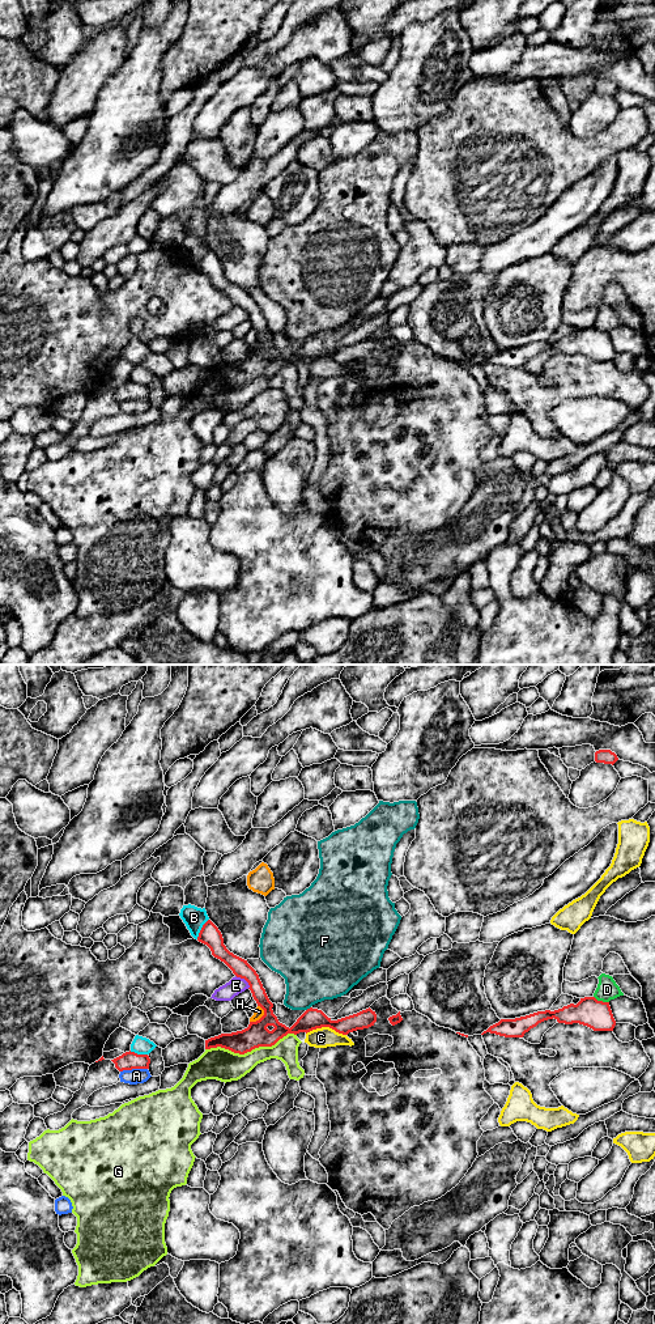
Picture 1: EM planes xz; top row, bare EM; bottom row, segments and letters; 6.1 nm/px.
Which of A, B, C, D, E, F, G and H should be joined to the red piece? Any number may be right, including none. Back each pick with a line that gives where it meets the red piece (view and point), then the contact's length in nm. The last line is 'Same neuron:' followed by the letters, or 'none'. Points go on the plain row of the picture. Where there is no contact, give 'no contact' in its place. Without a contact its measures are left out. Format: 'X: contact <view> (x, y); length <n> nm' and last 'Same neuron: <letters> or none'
Same neuron: none

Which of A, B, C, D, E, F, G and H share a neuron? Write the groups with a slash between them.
A / B / C / D / E / F / G / H

